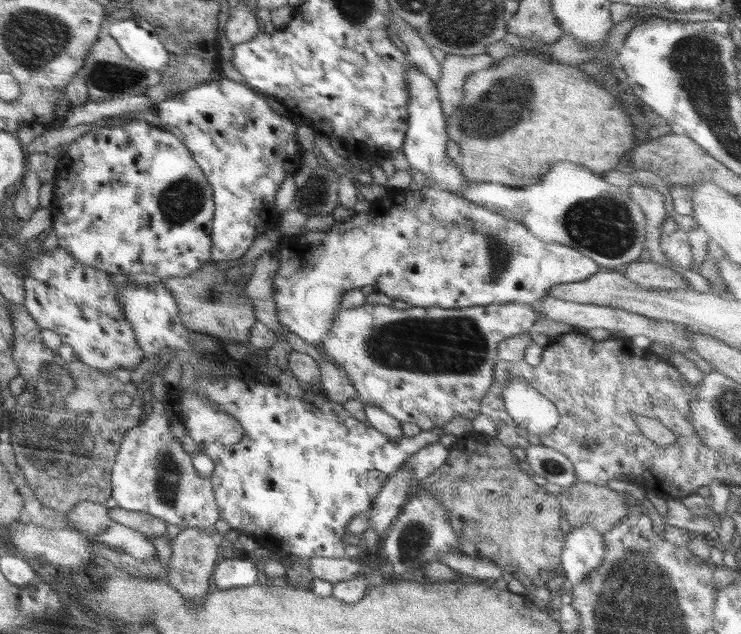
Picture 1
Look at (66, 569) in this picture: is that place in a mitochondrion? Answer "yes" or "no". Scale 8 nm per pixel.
no

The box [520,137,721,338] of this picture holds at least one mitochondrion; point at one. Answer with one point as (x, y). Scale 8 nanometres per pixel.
(606, 225)

